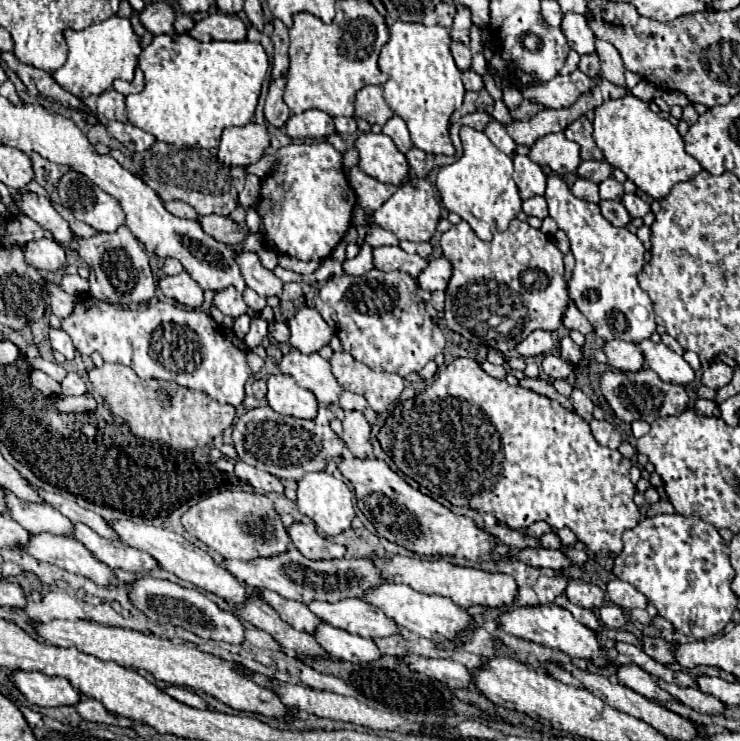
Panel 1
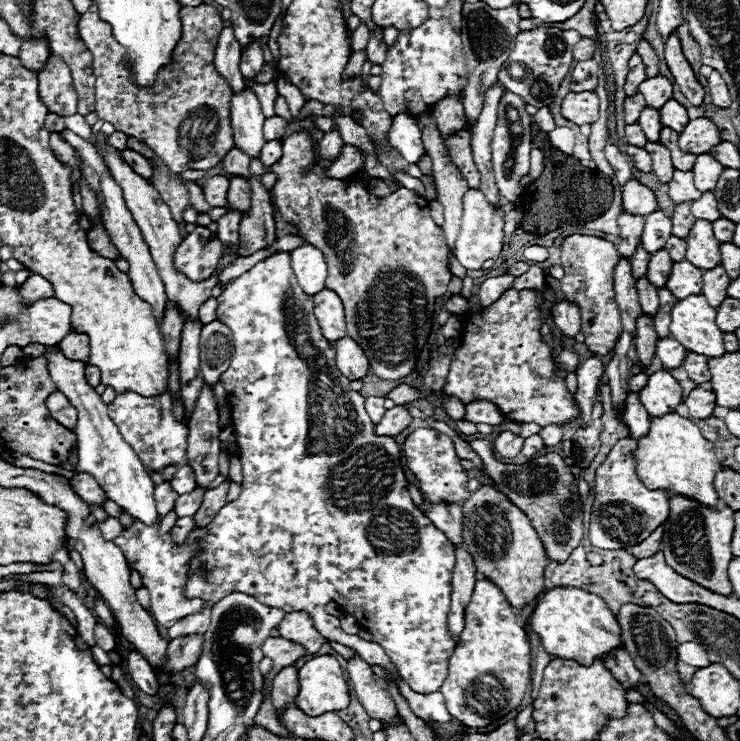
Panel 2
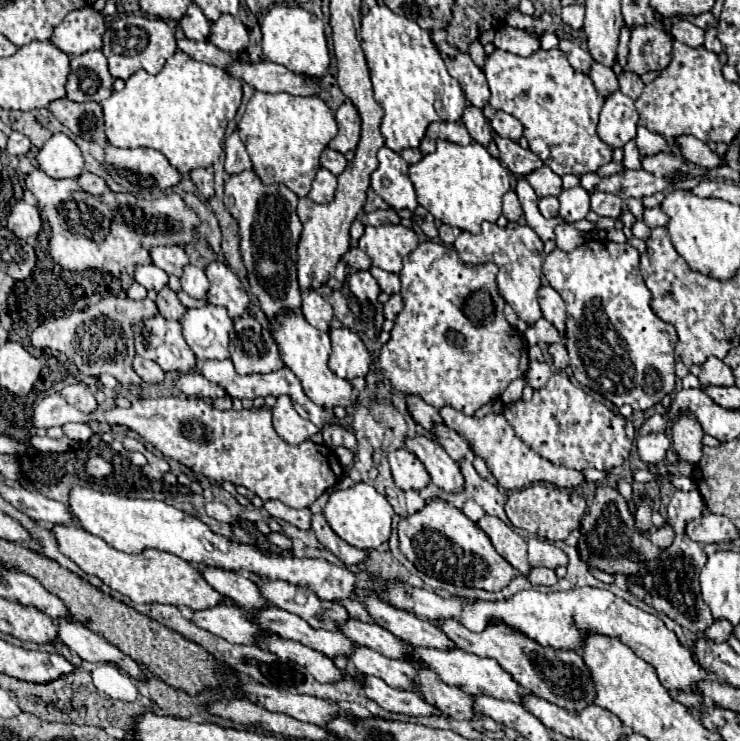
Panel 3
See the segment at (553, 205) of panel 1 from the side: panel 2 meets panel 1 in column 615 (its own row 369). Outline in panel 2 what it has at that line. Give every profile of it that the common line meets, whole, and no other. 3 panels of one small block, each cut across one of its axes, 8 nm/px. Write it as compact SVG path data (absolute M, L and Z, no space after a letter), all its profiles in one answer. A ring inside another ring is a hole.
M276 252L276 254L268 256L268 258L264 258L262 262L252 266L248 272L244 272L242 276L238 276L236 280L226 284L222 288L222 294L216 300L218 300L216 320L224 322L232 330L232 340L234 340L234 354L232 354L228 370L220 374L220 382L224 384L224 390L228 392L226 398L228 398L228 408L230 408L230 418L232 418L230 424L236 430L236 444L238 444L238 456L240 456L240 462L242 462L242 476L244 476L244 480L242 480L242 492L240 492L238 500L228 502L226 506L222 506L208 526L194 528L186 536L188 544L192 540L196 540L196 538L200 540L200 554L190 560L188 582L186 582L184 594L186 594L186 598L200 598L206 604L204 604L204 608L198 614L186 616L184 620L178 620L174 626L170 626L166 630L168 640L180 638L180 636L204 634L208 630L208 618L206 616L210 614L212 606L220 598L224 598L224 596L228 596L232 592L242 592L242 594L254 596L256 600L260 600L262 604L266 604L270 608L278 608L278 610L284 610L284 612L306 612L314 620L314 628L320 632L320 636L324 640L340 642L340 644L344 644L348 648L354 648L360 654L360 658L364 662L368 662L370 666L374 666L374 664L388 666L396 676L400 674L398 680L402 678L406 682L406 684L404 682L400 684L402 694L406 696L406 700L410 704L410 710L418 718L450 722L452 716L448 714L448 710L444 706L444 696L440 692L436 692L436 690L442 686L442 682L444 682L444 678L448 674L448 660L450 660L450 656L452 656L452 652L456 648L456 644L450 638L448 630L444 630L446 616L448 616L448 610L450 610L452 570L454 570L454 564L456 564L456 556L454 556L454 546L450 544L450 540L422 514L422 510L418 510L414 506L414 502L410 498L410 492L408 492L408 482L406 482L406 476L404 476L404 470L402 470L402 464L400 464L400 446L394 442L392 436L376 436L374 434L374 424L372 424L372 420L368 418L368 414L364 410L364 396L360 392L354 392L350 388L350 380L338 370L338 366L336 366L336 350L328 346L328 340L320 332L320 326L318 326L318 322L314 318L314 304L312 304L310 296L304 294L302 288L296 284L288 252ZM330 600L334 600L342 608L342 612L352 614L360 622L360 626L366 628L374 636L376 642L366 642L366 640L358 638L356 634L346 634L340 628L340 620L336 616L330 616L330 614L324 612L324 606Z

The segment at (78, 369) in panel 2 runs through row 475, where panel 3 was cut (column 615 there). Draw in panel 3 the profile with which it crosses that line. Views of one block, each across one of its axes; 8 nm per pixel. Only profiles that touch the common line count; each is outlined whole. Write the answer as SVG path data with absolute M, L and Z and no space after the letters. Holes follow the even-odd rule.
M620 88L604 98L598 122L598 136L606 144L610 144L612 148L624 146L628 140L636 136L636 126L638 126L638 112L634 100L622 94Z

